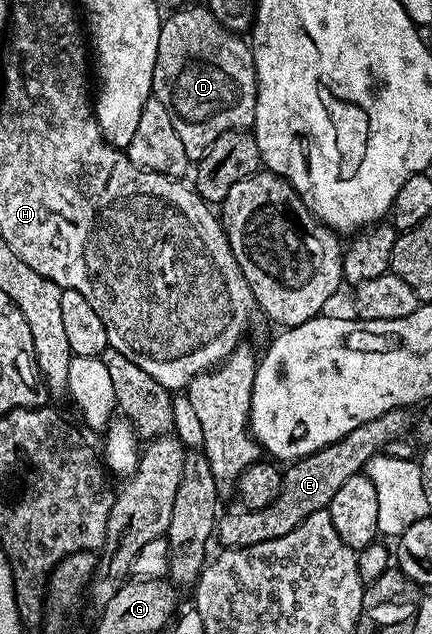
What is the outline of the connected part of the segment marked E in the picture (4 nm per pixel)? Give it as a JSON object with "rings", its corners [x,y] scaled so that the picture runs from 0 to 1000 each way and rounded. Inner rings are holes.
{"rings":[[[917,644],[889,647],[868,659],[843,662],[822,672],[817,681],[796,685],[780,696],[741,710],[722,710],[715,719],[692,722],[655,741],[655,762],[641,789],[613,801],[563,804],[553,811],[519,809],[502,823],[502,855],[507,861],[583,861],[618,852],[660,845],[704,823],[725,808],[757,801],[789,763],[808,752],[833,746],[861,721],[875,718],[896,696],[935,689],[954,677],[956,653],[949,645]]]}

